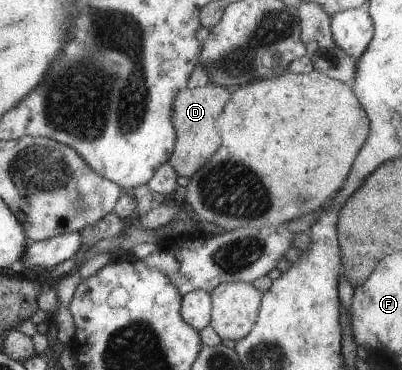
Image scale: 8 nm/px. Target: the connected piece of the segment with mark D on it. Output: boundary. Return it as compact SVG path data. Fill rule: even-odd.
M209 81L205 86L185 87L172 104L171 122L176 132L176 141L168 163L175 169L178 176L191 178L197 170L203 168L203 164L215 154L221 146L221 137L218 133L217 120L227 101L231 98L232 89L217 86Z

